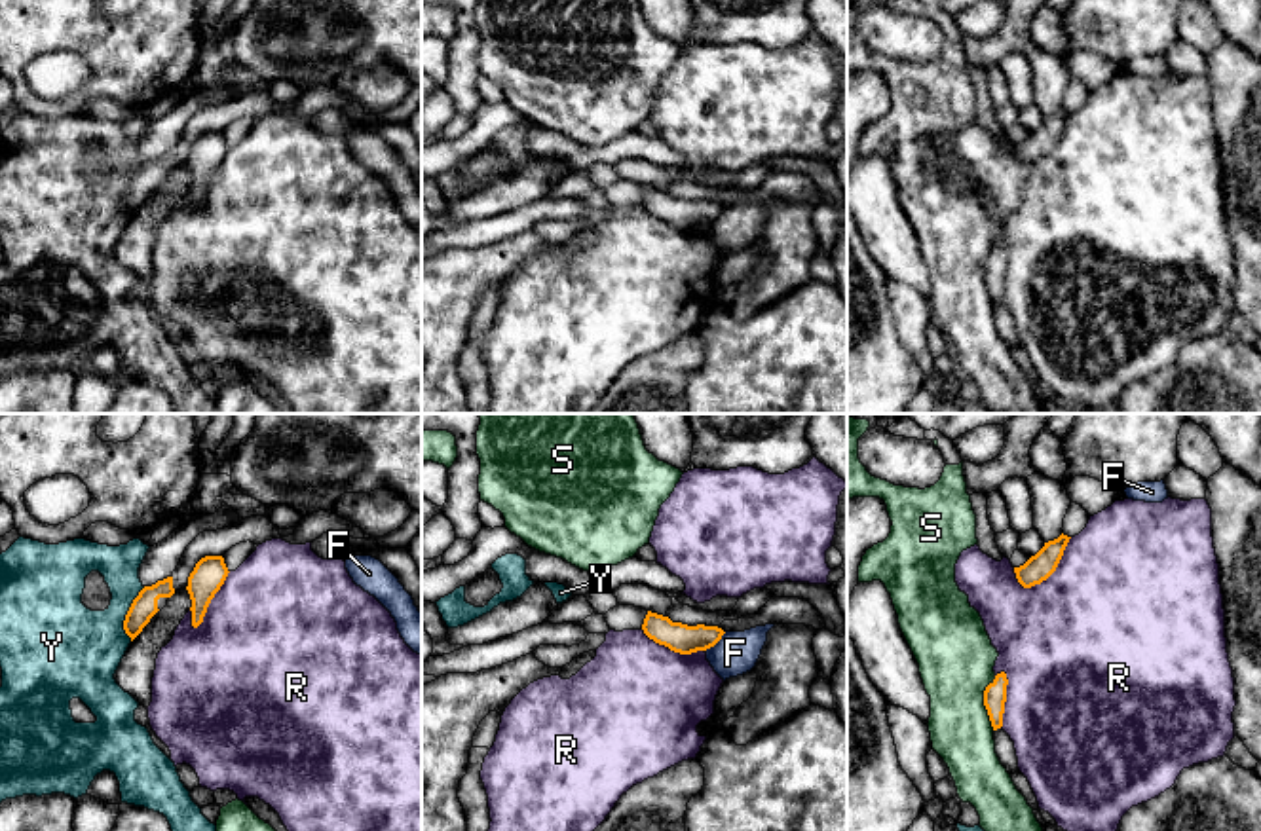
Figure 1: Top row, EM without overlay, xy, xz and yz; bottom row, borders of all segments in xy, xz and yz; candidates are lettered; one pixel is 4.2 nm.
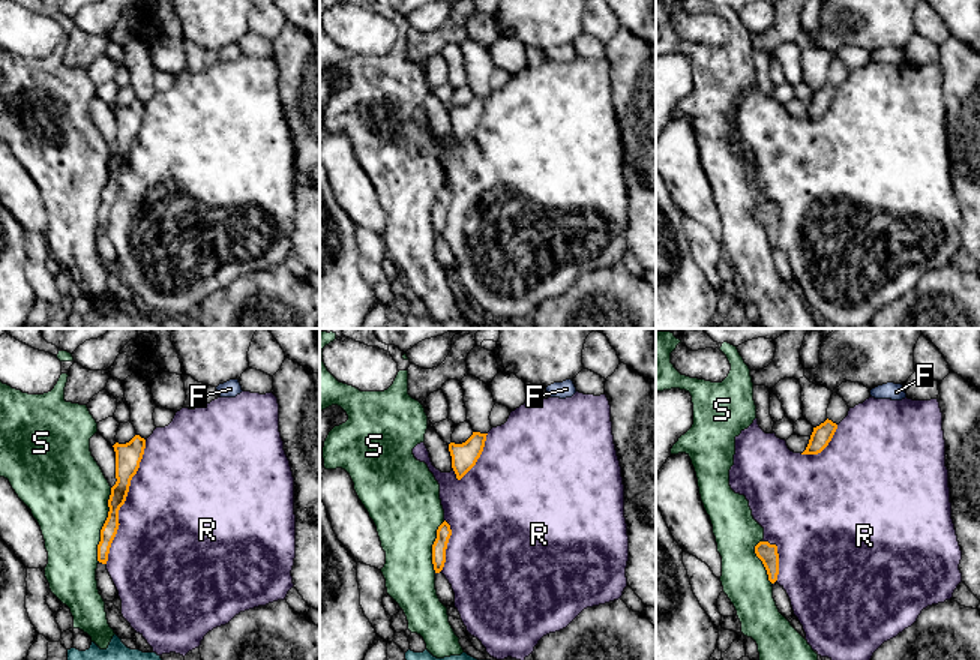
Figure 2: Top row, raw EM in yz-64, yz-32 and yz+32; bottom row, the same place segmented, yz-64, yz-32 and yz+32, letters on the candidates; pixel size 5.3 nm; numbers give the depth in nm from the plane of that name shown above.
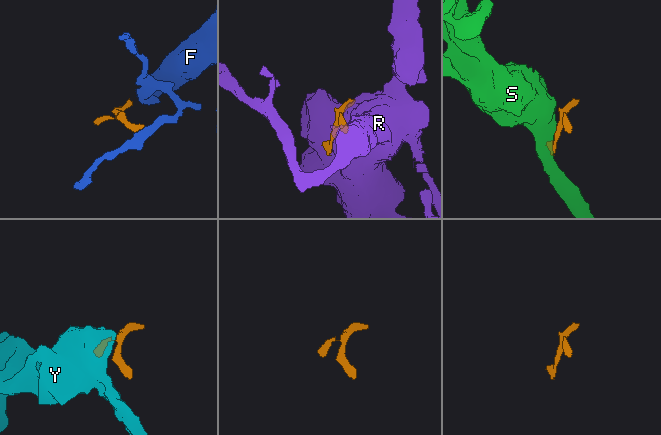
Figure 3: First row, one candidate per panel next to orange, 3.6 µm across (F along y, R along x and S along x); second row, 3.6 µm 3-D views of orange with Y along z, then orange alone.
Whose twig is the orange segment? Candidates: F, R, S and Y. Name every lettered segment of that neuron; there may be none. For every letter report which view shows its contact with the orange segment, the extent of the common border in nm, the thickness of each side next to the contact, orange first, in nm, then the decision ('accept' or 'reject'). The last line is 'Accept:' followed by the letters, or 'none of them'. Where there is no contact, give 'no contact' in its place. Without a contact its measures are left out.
F: meets orange in xz; contact 130 nm long; 130 nm thick on the orange side, 180 nm on the other; reject
R: meets orange in yz; contact 300 nm long; 110 nm thick on the orange side, 500 nm on the other; reject
S: meets orange in yz; contact 240 nm long; 100 nm thick on the orange side, 320 nm on the other; reject
Y: meets orange in xy; contact 240 nm long; 110 nm thick on the orange side, 340 nm on the other; reject
Accept: none of them

